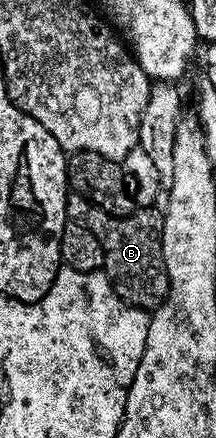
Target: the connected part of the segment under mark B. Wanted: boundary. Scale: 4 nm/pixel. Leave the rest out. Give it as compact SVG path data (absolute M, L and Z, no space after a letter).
M70 193L64 199L64 215L69 222L84 225L84 229L92 229L92 233L96 233L96 241L100 241L104 249L105 274L109 275L119 288L127 287L132 294L138 295L132 299L133 306L153 309L161 305L170 288L162 248L164 221L161 210L138 207L129 215L115 217L94 203L89 203L84 196Z

